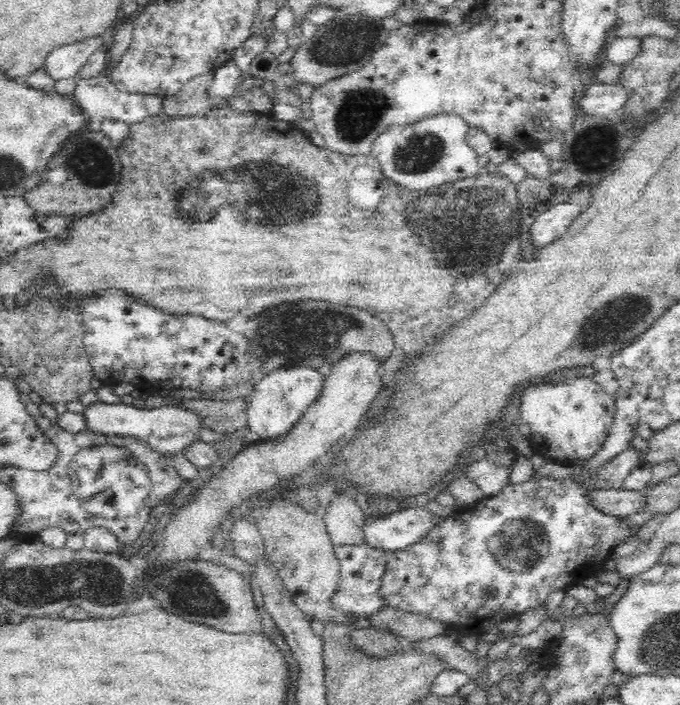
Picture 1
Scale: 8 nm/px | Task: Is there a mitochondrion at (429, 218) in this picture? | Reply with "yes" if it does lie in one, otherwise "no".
yes

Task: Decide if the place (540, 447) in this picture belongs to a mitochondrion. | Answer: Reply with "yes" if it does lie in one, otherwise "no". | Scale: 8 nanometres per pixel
no

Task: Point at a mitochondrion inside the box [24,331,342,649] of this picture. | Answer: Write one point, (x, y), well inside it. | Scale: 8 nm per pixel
(191, 594)

